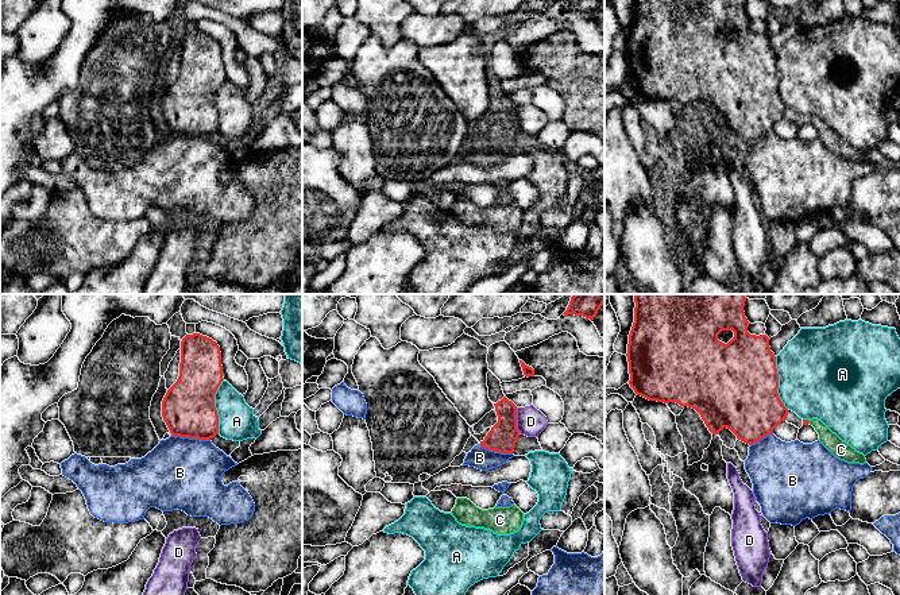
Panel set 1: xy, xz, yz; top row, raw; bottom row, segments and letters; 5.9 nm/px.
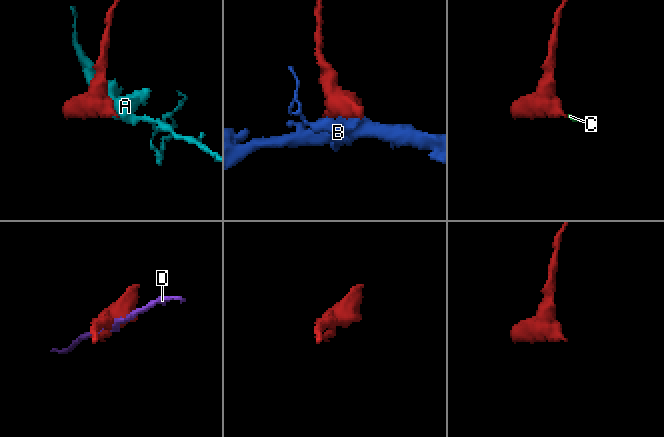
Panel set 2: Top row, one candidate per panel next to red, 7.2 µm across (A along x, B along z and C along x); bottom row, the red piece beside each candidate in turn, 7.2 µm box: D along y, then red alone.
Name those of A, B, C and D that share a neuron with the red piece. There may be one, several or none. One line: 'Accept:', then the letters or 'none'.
Accept: C

